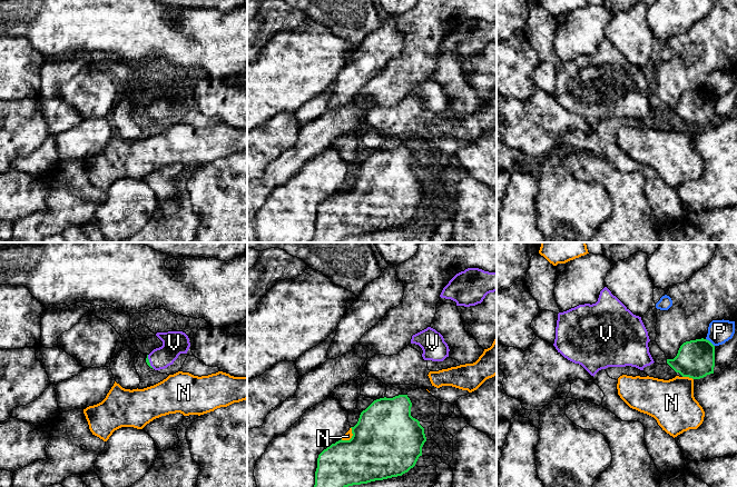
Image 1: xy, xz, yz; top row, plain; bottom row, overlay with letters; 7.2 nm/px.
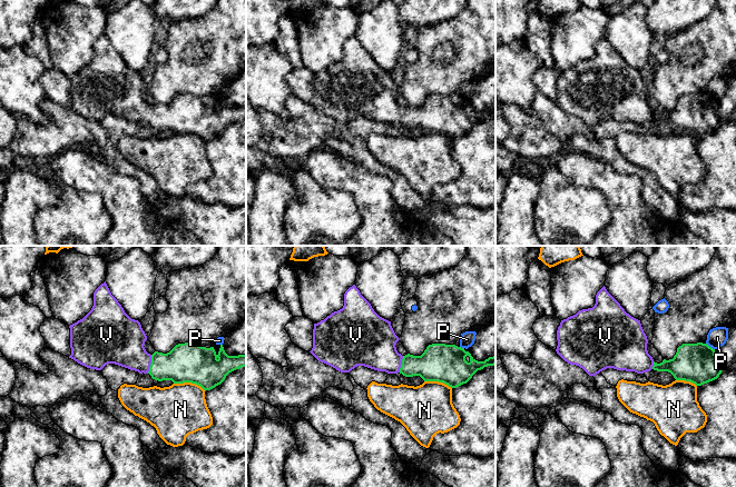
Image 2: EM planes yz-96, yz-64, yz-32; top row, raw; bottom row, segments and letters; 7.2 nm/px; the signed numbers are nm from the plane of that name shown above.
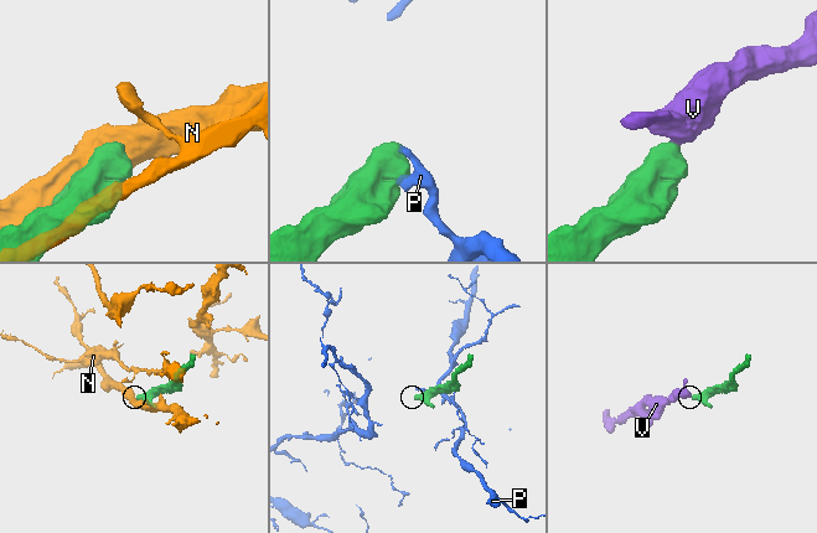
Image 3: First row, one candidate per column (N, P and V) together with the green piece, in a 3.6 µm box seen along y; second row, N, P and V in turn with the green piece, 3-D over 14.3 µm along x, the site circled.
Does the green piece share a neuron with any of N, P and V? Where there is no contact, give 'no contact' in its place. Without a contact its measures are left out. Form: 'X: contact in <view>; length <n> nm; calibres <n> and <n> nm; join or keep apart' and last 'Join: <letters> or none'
N: contact in xz; length 120 nm; calibres 500 and 60 nm; keep apart
P: contact in yz; length 90 nm; calibres 280 and 170 nm; keep apart
V: contact in xy; length 120 nm; calibres 30 and 180 nm; join
Join: V

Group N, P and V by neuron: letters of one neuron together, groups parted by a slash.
N / P / V

